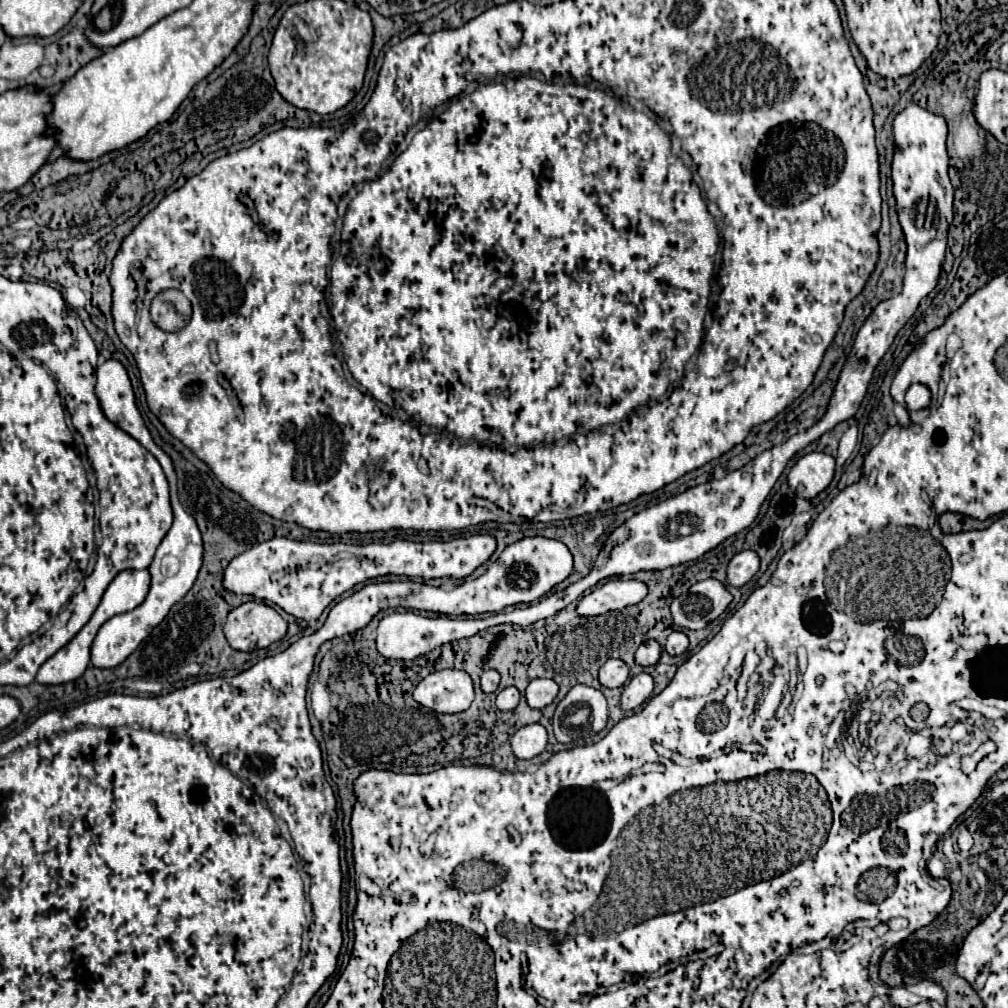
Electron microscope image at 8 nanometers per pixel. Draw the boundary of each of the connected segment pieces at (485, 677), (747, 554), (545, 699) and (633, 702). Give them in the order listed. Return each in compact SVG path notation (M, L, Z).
M488 669L488 671L482 673L482 689L484 689L486 693L494 693L494 691L498 689L498 683L500 683L500 675L498 675L498 671Z
M740 551L728 563L728 583L734 587L746 585L760 567L760 559L754 551Z
M532 679L526 687L526 701L534 709L544 709L554 701L558 693L558 685L554 679Z
M640 673L640 675L634 675L626 685L624 685L624 691L622 691L622 709L626 711L634 711L638 709L652 693L654 689L654 681L648 673Z

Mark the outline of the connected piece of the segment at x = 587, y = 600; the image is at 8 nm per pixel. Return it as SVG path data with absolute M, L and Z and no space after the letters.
M610 579L604 585L594 587L580 603L578 615L596 617L608 611L624 609L628 605L640 603L648 593L648 587L636 579Z

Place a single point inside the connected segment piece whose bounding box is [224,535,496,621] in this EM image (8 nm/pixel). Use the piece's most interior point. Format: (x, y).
(302, 577)

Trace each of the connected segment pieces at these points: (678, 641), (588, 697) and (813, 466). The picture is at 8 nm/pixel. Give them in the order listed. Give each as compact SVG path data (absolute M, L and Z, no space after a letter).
M674 631L674 633L666 639L664 649L666 649L670 655L680 655L680 653L684 653L684 651L688 649L688 637L686 637L686 633Z
M574 685L556 705L552 721L558 743L582 745L606 727L606 697L594 687Z
M812 451L794 463L794 467L788 473L788 485L798 497L812 499L830 485L832 477L834 457Z

